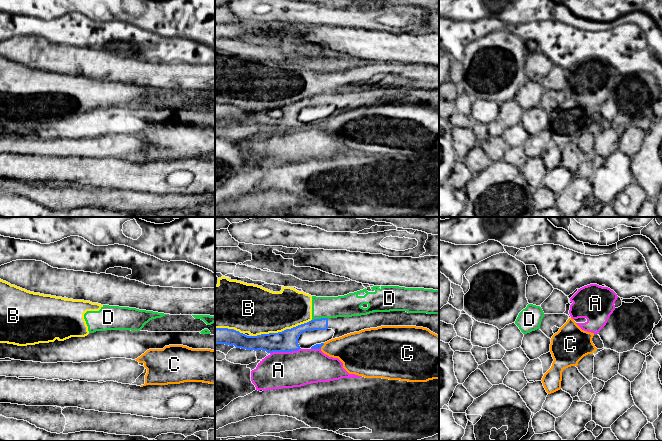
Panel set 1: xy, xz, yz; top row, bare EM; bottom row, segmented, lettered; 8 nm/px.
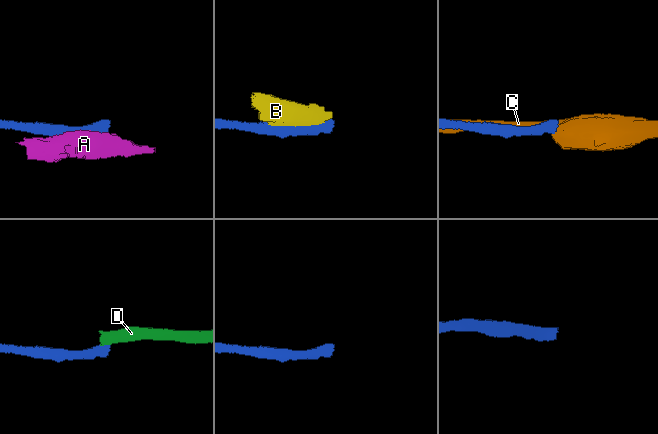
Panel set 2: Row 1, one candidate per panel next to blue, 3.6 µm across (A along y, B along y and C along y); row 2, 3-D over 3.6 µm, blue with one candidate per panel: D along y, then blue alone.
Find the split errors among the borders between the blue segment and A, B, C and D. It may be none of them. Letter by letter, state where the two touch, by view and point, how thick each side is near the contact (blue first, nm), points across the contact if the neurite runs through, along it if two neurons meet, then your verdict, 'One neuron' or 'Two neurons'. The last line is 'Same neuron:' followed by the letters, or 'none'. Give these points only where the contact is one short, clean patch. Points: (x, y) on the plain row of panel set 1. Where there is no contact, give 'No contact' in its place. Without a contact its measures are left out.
A: Touches blue at xz (285, 127). Thickness 180 nm (blue) against 300 nm. Two neurons
B: Touches blue at xz (282, 107). Thickness 180 nm (blue) against 380 nm. Two neurons
C: Touches blue at xz (322, 121). Thickness 50 nm (blue) against 260 nm. Boundary: xz (324, 119), (320, 124). Two neurons
D: Touches blue at xz (321, 94). Thickness 100 nm (blue) against 180 nm. Boundary: xz (328, 94), (314, 94), (312, 96). Two neurons
Same neuron: none

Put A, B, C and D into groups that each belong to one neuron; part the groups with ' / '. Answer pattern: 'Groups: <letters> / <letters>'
Groups: A / B D / C

